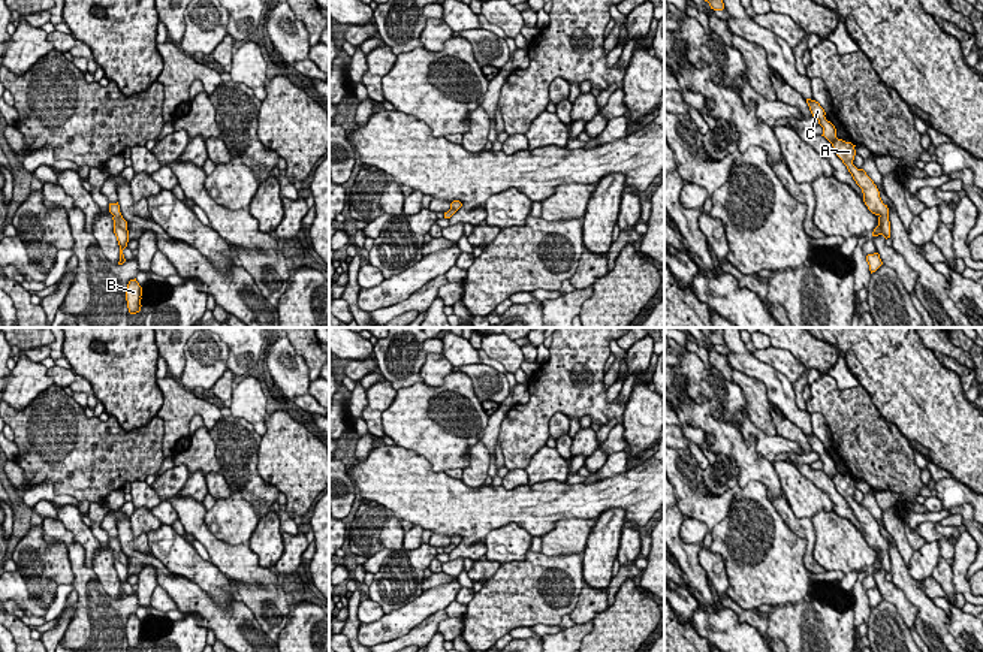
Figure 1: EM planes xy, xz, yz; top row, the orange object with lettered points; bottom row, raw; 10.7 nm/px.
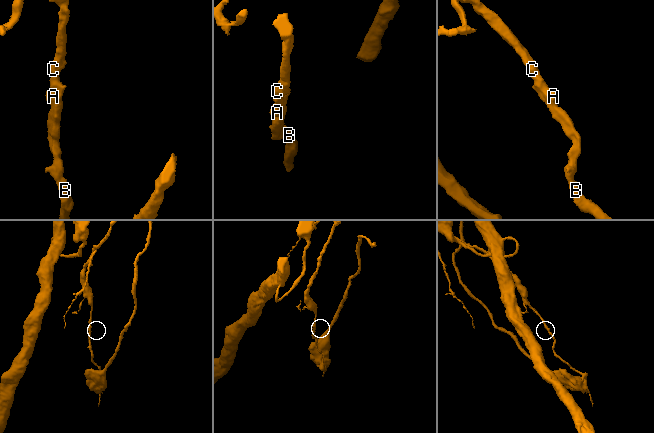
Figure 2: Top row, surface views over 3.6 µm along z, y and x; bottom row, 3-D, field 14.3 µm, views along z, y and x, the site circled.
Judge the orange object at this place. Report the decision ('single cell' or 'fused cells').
fused cells

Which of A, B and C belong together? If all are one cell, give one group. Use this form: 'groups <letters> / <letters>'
groups A C / B

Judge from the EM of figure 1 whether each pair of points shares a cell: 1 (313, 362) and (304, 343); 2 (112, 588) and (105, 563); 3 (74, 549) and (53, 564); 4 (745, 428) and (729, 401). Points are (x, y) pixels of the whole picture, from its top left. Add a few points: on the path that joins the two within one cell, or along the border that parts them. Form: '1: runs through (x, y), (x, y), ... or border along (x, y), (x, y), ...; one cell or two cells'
1: runs through (313, 358), (307, 347); one cell
2: runs through (109, 582), (105, 569); one cell
3: border along (66, 546), (74, 576), (72, 583); two cells
4: border along (744, 410), (738, 429), (754, 437), (757, 452); two cells

